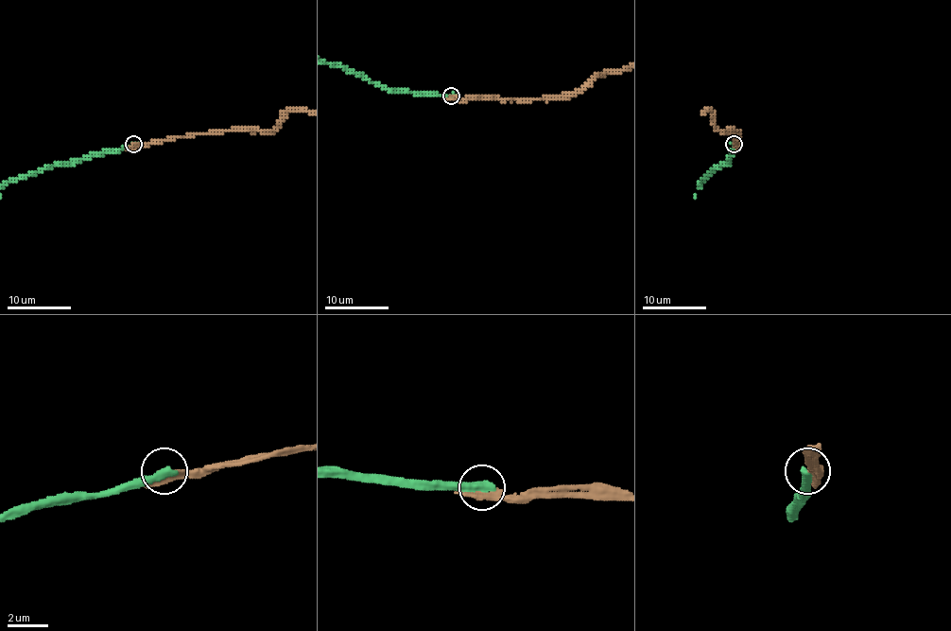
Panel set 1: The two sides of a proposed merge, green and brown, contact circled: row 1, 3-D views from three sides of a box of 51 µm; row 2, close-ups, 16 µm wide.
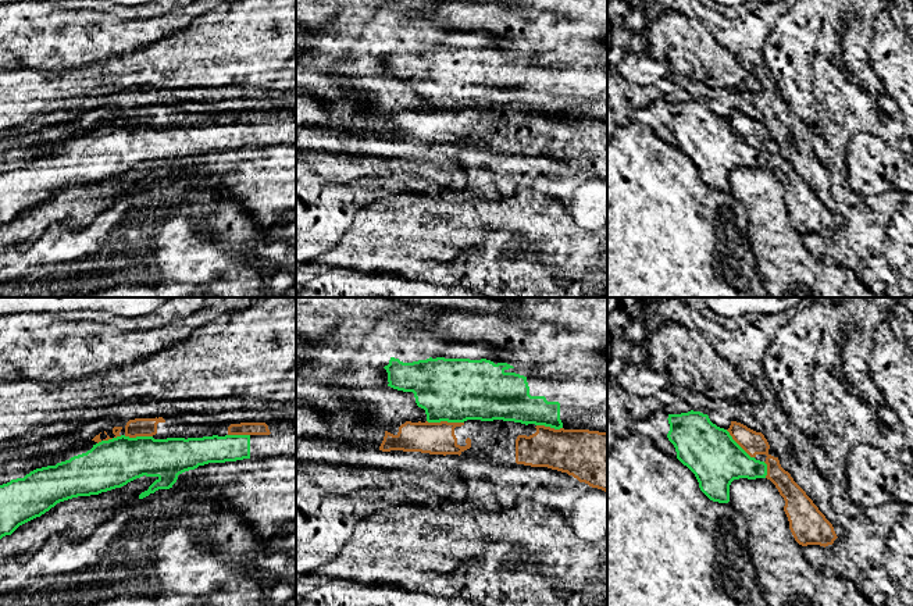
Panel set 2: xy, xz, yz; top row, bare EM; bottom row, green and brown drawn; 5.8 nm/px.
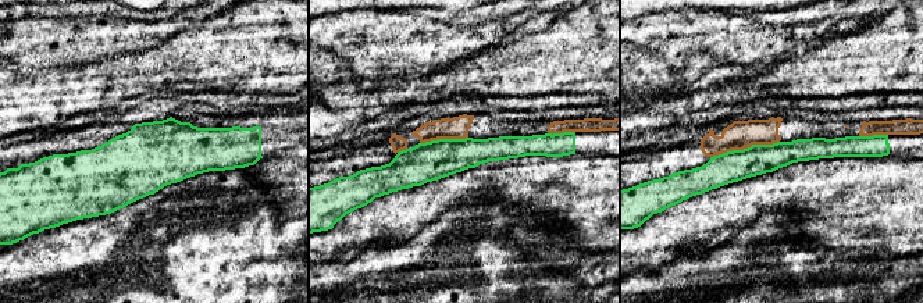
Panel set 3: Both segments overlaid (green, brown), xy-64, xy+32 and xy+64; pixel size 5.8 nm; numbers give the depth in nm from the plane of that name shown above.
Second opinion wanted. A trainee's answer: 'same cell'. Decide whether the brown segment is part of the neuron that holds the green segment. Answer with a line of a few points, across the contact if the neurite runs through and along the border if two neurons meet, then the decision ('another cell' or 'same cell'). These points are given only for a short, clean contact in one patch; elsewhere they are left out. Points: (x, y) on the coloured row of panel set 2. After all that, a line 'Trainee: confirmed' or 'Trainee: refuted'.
another cell
Trainee: refuted

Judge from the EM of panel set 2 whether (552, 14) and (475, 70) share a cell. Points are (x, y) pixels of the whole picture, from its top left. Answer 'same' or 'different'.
different

